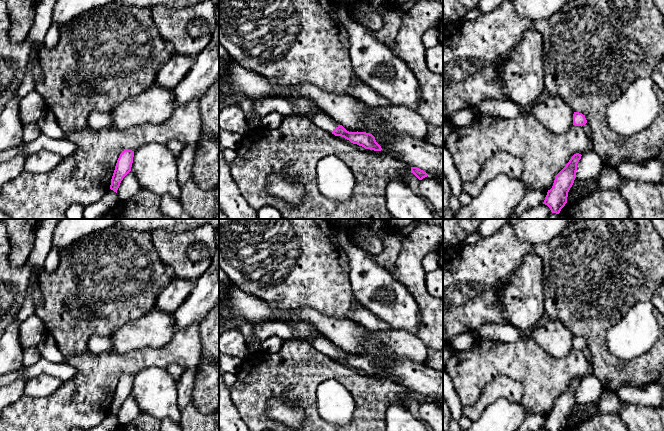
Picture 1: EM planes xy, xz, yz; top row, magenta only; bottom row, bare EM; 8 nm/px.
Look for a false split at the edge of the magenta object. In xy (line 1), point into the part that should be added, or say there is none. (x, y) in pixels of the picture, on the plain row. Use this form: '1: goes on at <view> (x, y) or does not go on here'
1: does not go on here

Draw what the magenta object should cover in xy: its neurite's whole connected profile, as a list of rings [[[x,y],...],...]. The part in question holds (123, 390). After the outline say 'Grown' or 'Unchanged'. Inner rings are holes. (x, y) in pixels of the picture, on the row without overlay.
[[[124,374],[120,378],[111,403],[110,413],[117,417],[123,402],[131,395],[134,375]]]. Unchanged

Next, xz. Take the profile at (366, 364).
[[[316,334],[310,343],[321,353],[329,355],[335,360],[341,360],[353,368],[374,375],[381,375],[381,370],[376,366],[375,361],[366,356],[349,356],[342,349],[334,346],[327,338],[321,334]]]. Grown

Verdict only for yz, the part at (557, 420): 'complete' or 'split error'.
complete

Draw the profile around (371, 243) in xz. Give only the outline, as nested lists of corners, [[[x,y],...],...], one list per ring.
[[[347,231],[348,241],[369,253],[378,253],[383,250],[383,241],[371,233],[356,233]]]

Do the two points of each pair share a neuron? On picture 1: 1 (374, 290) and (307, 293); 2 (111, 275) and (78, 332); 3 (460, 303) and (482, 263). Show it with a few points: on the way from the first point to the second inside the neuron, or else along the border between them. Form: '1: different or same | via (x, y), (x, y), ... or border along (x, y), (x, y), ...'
1: different | border along (349, 268), (349, 283), (352, 294), (364, 307)
2: same | via (97, 289), (91, 295), (91, 308), (81, 318)
3: same | via (460, 293), (466, 283), (476, 273)

